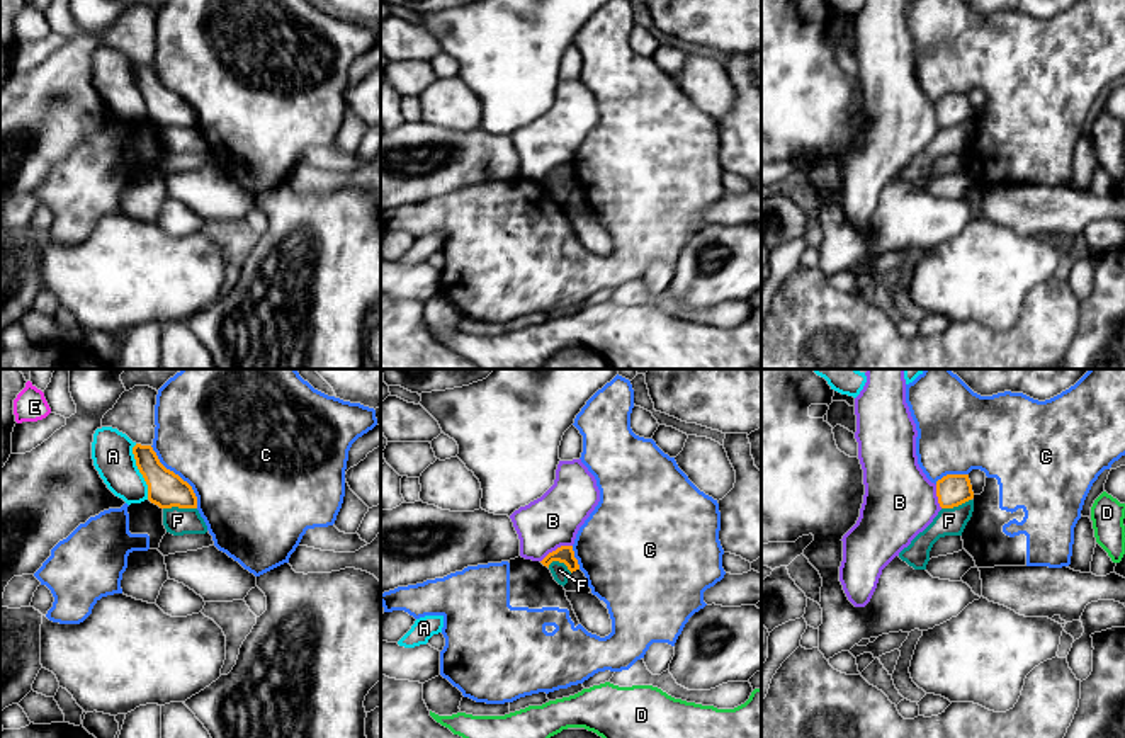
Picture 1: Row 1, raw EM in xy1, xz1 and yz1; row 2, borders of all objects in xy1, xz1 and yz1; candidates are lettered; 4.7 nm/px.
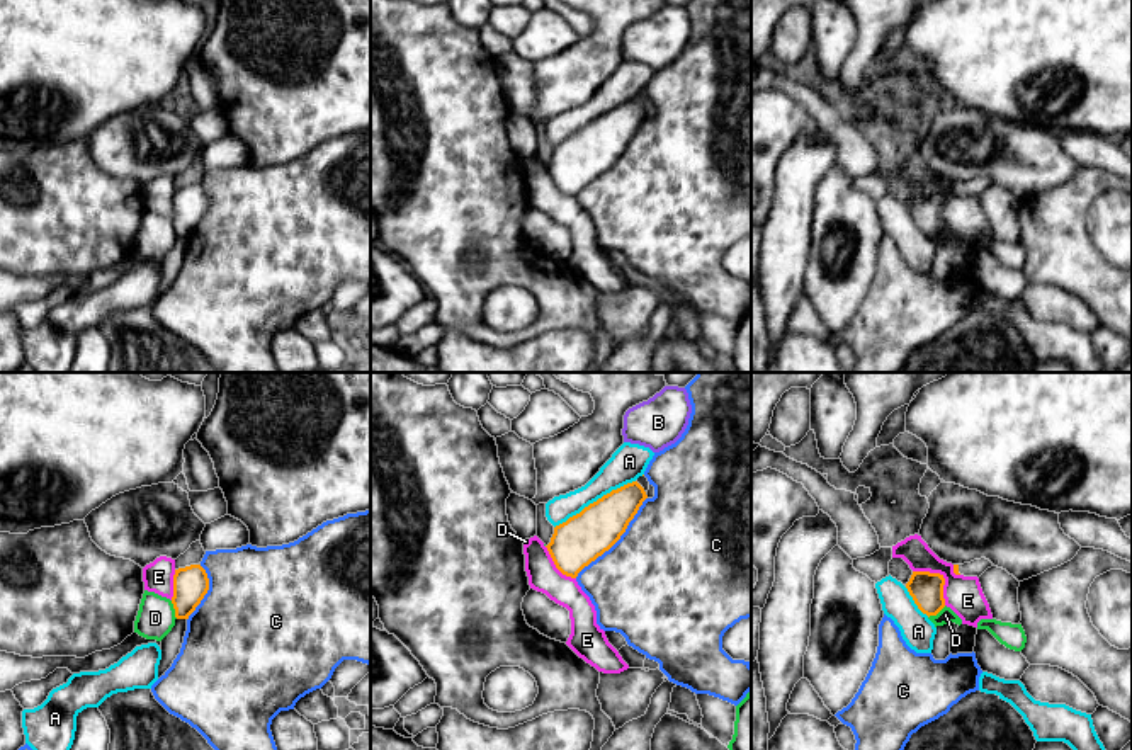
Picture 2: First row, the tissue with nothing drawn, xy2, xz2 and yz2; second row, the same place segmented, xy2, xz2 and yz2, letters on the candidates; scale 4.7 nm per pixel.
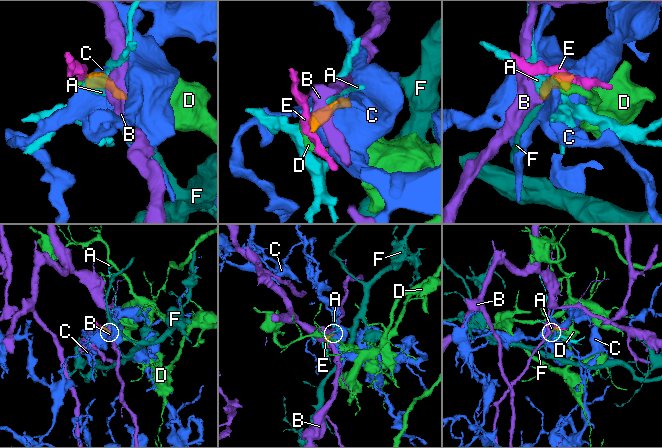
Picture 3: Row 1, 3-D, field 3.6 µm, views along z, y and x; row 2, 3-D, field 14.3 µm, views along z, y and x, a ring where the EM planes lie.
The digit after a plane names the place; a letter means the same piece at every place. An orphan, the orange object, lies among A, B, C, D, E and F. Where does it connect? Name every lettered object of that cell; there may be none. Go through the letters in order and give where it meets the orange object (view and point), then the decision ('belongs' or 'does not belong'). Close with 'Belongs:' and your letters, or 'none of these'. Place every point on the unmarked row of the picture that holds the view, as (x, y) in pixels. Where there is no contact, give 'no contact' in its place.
A: xz2 (594, 121) | does not belong
B: xz1 (558, 167) | does not belong
C: xz2 (617, 159) | does not belong
D: xy2 (174, 227) | does not belong
E: yz2 (942, 196) | does not belong
F: xy1 (179, 126) | does not belong
Belongs: none of these

